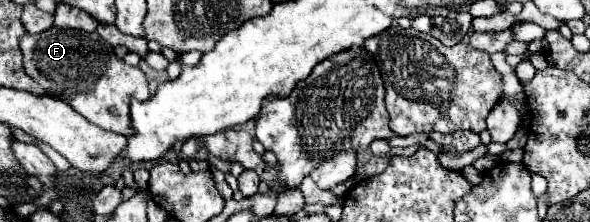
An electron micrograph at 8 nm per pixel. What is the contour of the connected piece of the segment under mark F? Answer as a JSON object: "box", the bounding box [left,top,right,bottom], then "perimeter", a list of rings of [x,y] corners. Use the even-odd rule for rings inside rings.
{"box":[20,25,150,135],"perimeter":[[[52,25],[48,31],[42,31],[42,33],[26,33],[20,39],[20,49],[24,55],[24,71],[40,87],[44,87],[44,91],[48,95],[68,101],[70,107],[76,109],[80,115],[84,115],[88,121],[92,121],[98,127],[104,127],[108,131],[126,135],[126,127],[130,127],[130,117],[128,117],[130,115],[130,97],[134,95],[140,101],[146,101],[150,97],[144,73],[138,67],[126,65],[122,59],[118,59],[114,55],[114,49],[96,31],[82,33],[78,29],[60,29],[60,27]]]}

